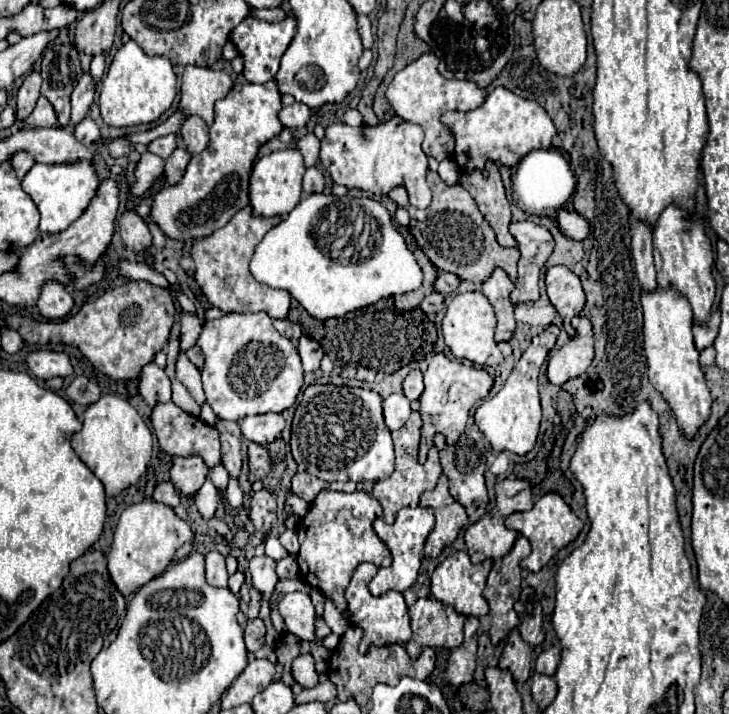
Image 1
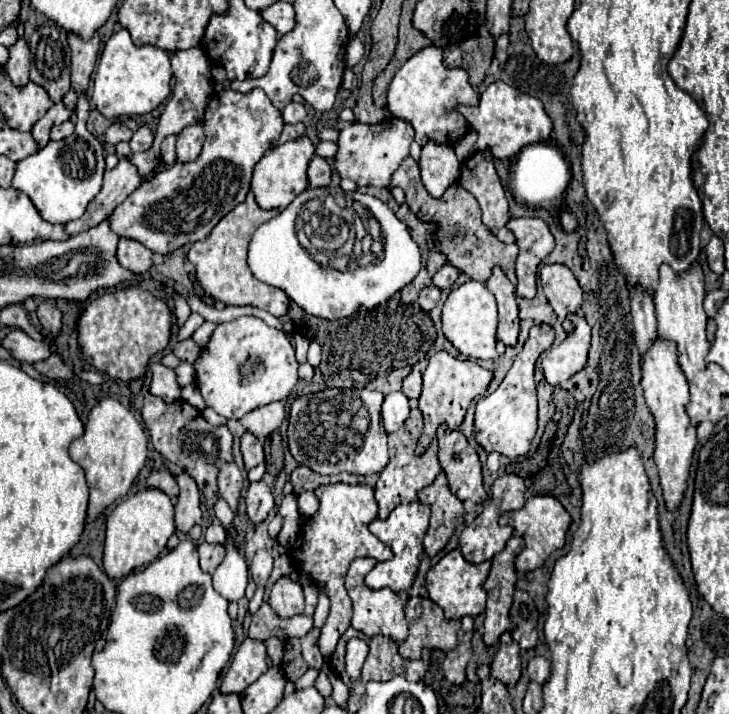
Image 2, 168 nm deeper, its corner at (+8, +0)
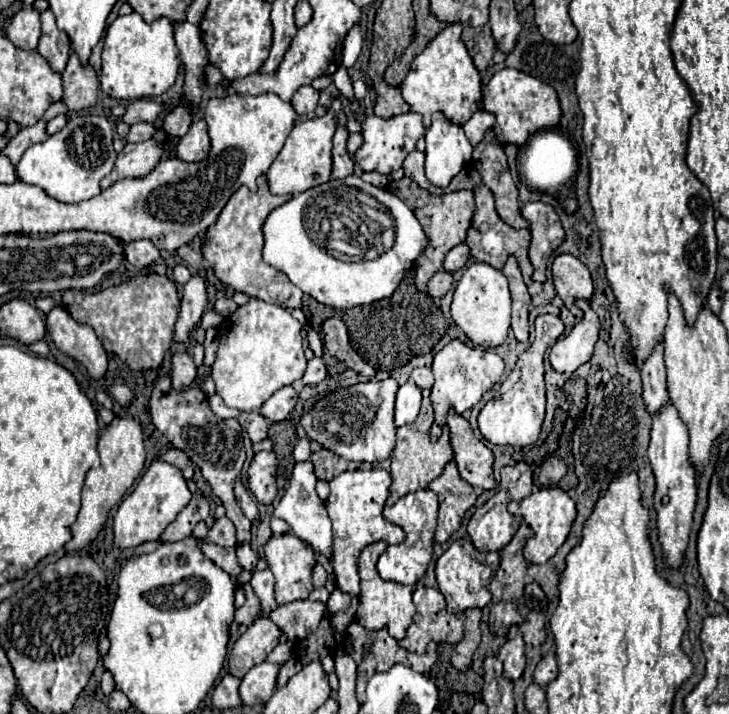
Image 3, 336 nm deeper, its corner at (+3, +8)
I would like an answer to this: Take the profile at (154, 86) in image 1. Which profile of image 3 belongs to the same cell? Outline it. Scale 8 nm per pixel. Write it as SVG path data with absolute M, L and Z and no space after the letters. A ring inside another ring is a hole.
M137 12L119 16L105 34L101 90L115 100L153 98L169 90L179 72L179 52L173 40L173 24L165 18L145 24Z

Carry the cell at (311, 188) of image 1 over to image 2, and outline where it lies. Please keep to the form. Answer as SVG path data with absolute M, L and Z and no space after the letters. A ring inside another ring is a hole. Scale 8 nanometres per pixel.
M314 156L308 168L308 180L310 180L310 188L320 188L320 186L328 186L332 180L332 168L330 162L322 156Z

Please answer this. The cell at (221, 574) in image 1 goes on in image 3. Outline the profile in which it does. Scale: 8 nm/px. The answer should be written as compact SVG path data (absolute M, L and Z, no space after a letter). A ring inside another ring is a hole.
M219 518L219 520L215 520L213 528L207 532L207 536L205 536L203 540L209 542L209 544L233 548L233 546L237 544L237 536L235 536L233 522L231 522L229 518Z

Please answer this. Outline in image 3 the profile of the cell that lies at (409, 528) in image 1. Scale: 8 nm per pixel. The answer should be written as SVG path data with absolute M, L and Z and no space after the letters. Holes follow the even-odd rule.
M421 490L421 492L413 492L403 496L397 504L387 506L383 510L385 520L401 526L407 534L405 542L401 542L395 548L387 548L379 562L377 562L377 572L383 580L395 580L399 584L417 584L423 576L425 570L431 562L431 554L433 554L433 532L437 526L437 494L433 490Z

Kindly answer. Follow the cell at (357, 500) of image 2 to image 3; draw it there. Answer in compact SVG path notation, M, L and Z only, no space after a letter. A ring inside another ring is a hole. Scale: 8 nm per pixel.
M353 470L353 472L343 472L335 476L331 482L331 494L325 500L329 518L333 522L333 556L331 556L331 566L335 570L335 580L341 592L349 594L351 604L349 608L337 612L331 616L331 630L337 642L343 640L347 626L353 622L357 606L359 606L359 574L357 574L357 560L359 554L365 546L373 542L387 542L387 544L401 544L405 538L403 530L383 518L383 506L389 496L389 484L391 476L387 470Z

